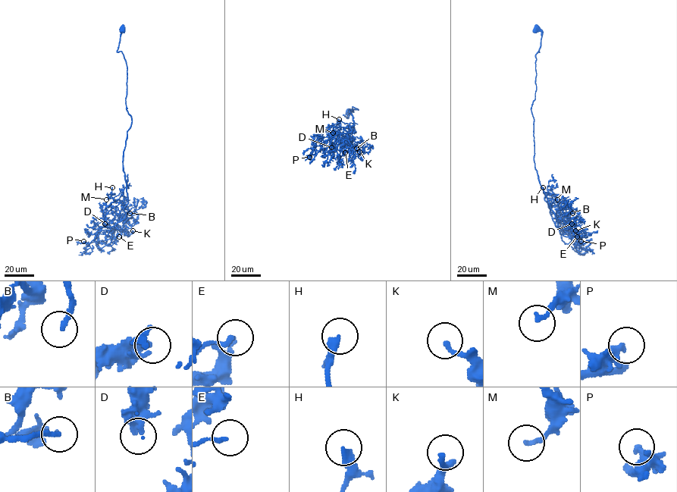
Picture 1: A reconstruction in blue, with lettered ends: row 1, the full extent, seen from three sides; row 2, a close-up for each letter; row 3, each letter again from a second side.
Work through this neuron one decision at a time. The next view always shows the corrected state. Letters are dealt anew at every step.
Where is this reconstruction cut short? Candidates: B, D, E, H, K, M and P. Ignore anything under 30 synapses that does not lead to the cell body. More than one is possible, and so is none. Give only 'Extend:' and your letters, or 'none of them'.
Extend: B, H, M

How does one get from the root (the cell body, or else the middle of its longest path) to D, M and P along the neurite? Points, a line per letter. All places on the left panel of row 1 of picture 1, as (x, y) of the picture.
D: (122, 28), (117, 51), (126, 65), (131, 118), (123, 161), (128, 203), (121, 220), (108, 230), (104, 224)
M: (122, 28), (128, 203), (112, 226), (104, 222), (114, 201), (106, 199)
P: (122, 28), (117, 51), (126, 65), (131, 118), (123, 161), (128, 203), (121, 220), (83, 241)

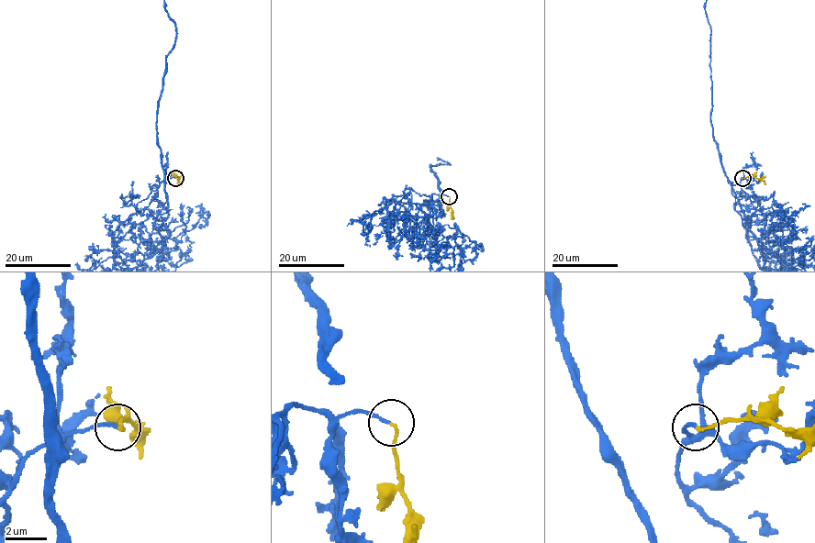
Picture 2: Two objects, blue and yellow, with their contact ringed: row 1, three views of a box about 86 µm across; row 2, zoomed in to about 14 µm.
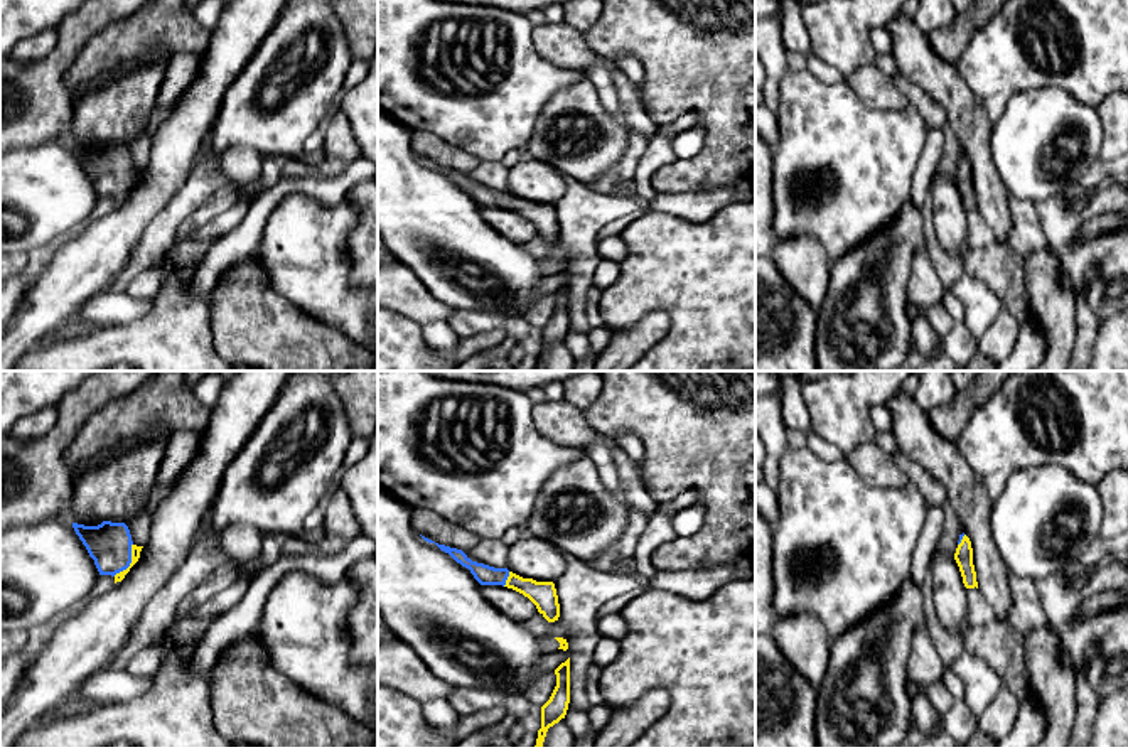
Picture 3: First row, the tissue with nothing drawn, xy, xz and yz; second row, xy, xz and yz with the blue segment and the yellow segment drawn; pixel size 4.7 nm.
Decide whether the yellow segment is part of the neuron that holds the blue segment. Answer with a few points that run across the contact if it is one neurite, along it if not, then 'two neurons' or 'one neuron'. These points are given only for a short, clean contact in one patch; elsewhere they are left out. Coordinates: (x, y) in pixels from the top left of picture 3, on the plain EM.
line xy (110, 166), (130, 184), (135, 172); one neuron

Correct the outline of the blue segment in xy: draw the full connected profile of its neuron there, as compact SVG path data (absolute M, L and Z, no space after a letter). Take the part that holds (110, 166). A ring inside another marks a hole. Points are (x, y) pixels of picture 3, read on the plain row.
M103 143L98 148L73 145L73 150L94 182L99 197L111 197L115 206L121 204L140 180L143 169L132 164L125 145Z

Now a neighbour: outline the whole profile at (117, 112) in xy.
M164 64L143 66L81 98L74 110L74 145L98 148L137 138L153 113L164 76Z

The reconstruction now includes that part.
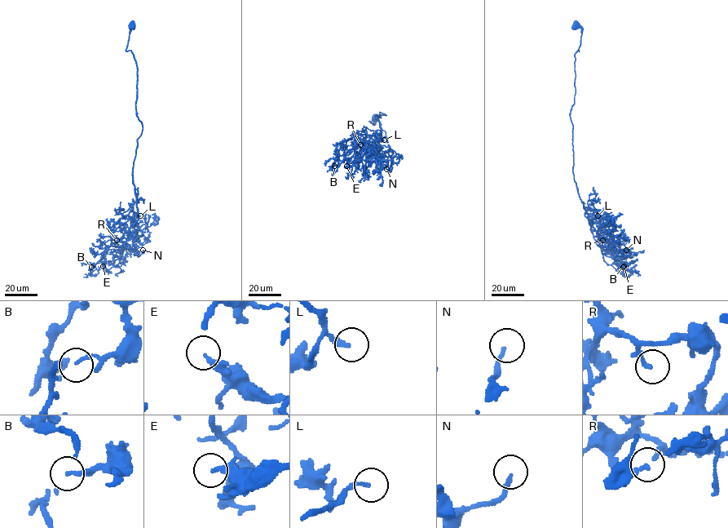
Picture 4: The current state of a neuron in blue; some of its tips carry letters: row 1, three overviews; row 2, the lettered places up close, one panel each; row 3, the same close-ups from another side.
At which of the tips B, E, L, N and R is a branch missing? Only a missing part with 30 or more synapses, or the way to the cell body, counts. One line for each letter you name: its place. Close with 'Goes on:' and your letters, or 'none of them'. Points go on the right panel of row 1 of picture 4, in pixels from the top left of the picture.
L: Place: (597, 215)
N: Place: (626, 250)
Goes on: L, N

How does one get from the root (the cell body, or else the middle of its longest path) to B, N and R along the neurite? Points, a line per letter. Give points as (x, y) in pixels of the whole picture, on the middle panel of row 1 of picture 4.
B: (375, 118), (369, 122), (386, 115), (376, 116), (378, 139), (343, 146), (334, 166)
N: (375, 118), (369, 122), (386, 115), (376, 116), (381, 131), (366, 146), (386, 169)
R: (375, 118), (369, 122), (386, 115), (376, 116), (378, 139), (354, 139), (360, 144)

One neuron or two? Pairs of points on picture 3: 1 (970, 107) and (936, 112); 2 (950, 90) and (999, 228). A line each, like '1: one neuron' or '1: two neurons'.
1: two neurons
2: one neuron

